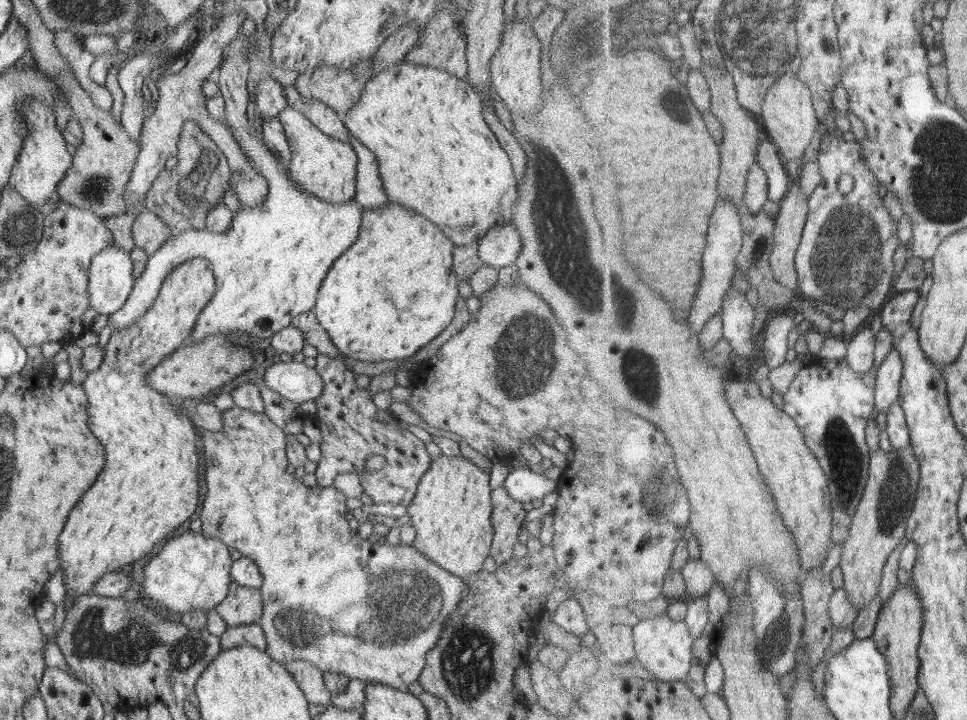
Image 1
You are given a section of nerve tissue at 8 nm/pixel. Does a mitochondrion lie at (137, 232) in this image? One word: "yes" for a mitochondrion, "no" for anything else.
no

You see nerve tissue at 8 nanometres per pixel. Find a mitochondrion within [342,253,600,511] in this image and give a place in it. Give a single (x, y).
(523, 359)

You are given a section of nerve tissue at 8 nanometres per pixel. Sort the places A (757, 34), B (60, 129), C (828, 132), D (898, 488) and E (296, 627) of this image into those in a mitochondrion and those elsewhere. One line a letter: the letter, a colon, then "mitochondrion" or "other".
A: mitochondrion
B: other
C: other
D: mitochondrion
E: mitochondrion

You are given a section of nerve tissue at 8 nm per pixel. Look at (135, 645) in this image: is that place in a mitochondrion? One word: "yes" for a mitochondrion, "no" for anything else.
yes

